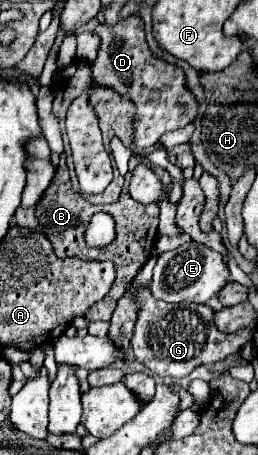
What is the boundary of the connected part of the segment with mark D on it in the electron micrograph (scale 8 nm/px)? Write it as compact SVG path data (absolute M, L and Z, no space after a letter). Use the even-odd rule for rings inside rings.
M128 16L114 26L98 24L94 34L100 36L98 58L90 64L92 82L102 88L112 88L120 96L134 102L134 146L150 148L164 132L188 126L196 116L198 104L184 86L184 72L168 62L152 56L144 40L144 22L140 16Z

